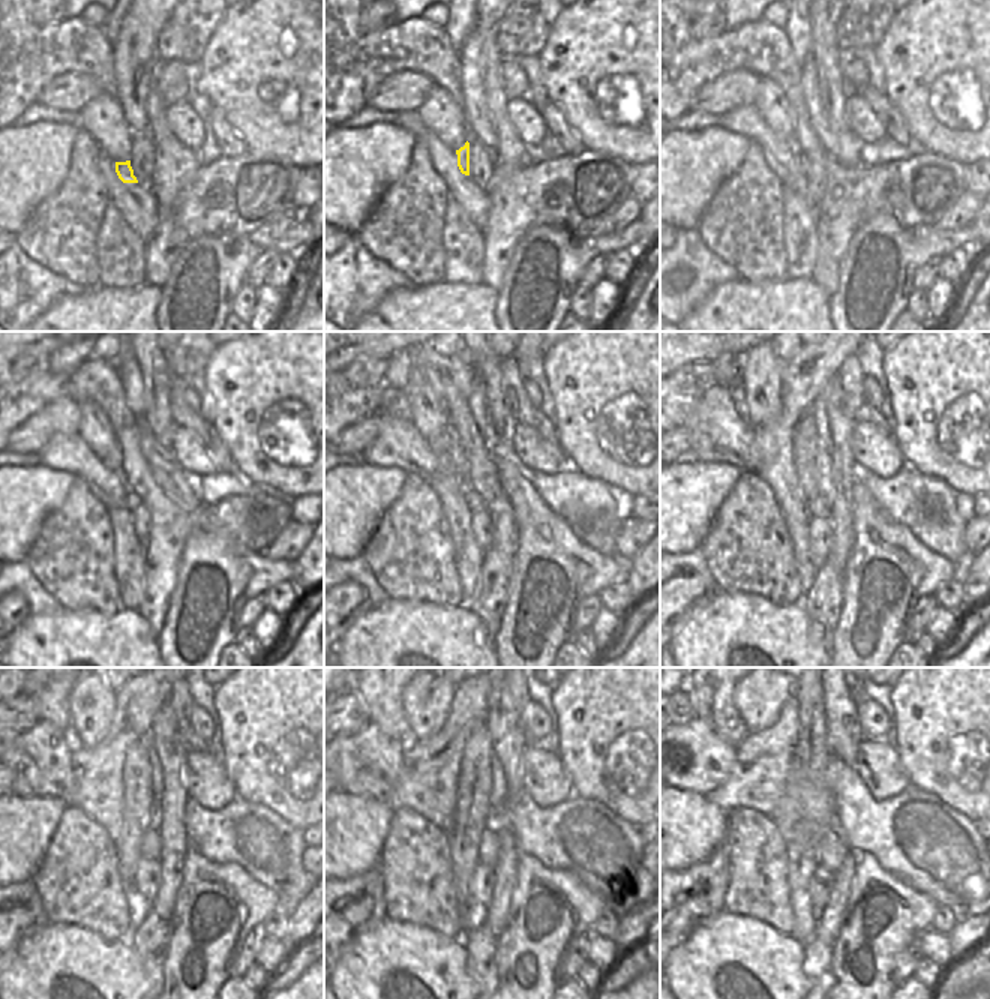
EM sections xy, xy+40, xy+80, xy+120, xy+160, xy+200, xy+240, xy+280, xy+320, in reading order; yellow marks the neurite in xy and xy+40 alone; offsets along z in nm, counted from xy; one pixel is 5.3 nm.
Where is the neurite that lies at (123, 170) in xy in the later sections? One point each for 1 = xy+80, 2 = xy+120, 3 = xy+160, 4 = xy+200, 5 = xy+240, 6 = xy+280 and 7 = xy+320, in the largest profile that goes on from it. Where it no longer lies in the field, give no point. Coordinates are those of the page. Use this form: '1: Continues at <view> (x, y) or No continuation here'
1: Continues at xy+80 (801, 162)
2: Continues at xy+120 (132, 500)
3: Continues at xy+160 (473, 500)
4: Continues at xy+200 (819, 507)
5: Continues at xy+240 (150, 846)
6: Continues at xy+280 (488, 846)
7: Continues at xy+320 (833, 849)

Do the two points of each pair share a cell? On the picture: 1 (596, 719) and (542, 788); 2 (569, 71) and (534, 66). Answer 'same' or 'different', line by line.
1: different
2: different

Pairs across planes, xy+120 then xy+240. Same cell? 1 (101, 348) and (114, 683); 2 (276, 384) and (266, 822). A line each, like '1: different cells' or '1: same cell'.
1: same cell
2: different cells

